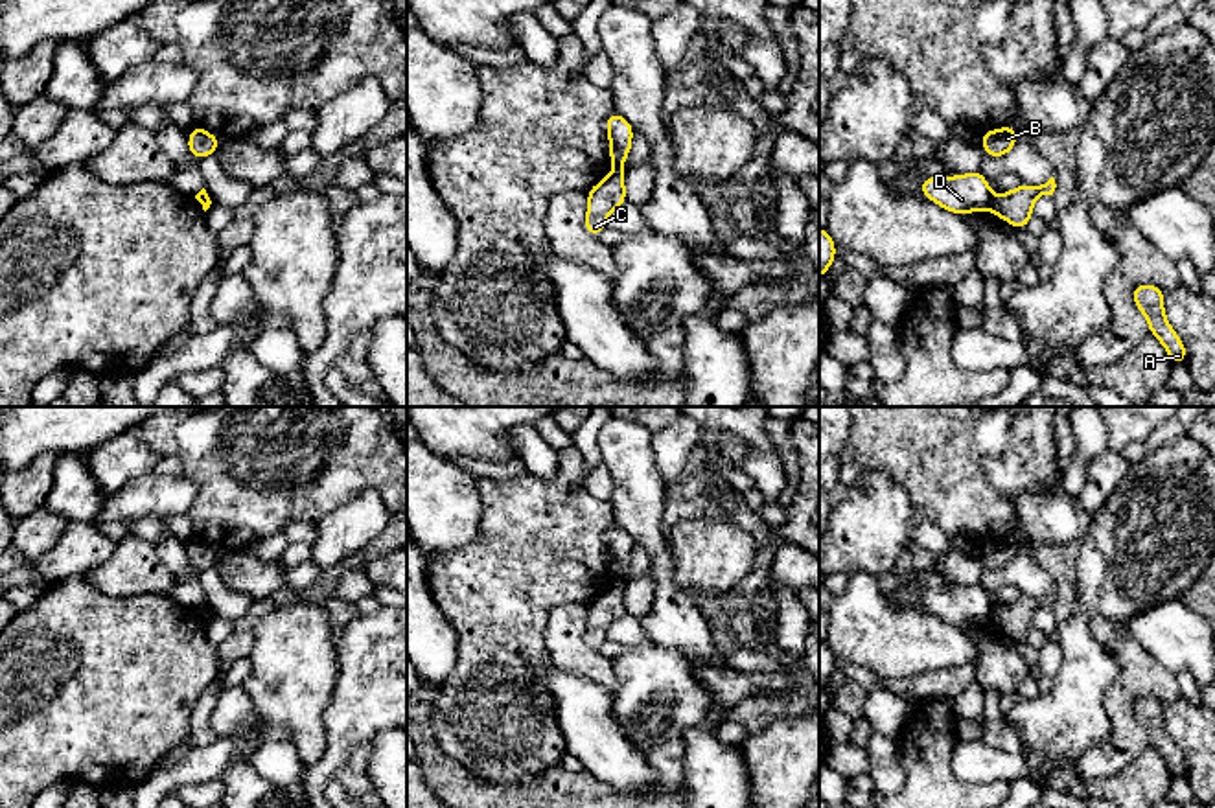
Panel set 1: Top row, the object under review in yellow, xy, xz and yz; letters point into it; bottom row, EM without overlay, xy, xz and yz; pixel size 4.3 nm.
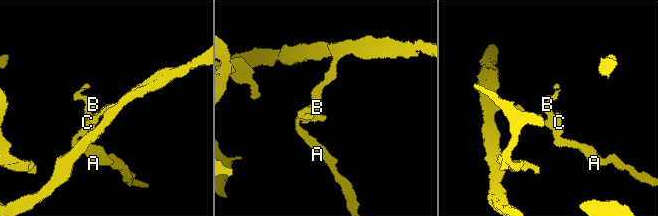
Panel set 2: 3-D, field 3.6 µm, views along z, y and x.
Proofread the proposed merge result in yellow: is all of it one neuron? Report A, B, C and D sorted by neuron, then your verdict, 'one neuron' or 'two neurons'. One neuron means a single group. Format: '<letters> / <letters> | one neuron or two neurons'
A B C / D | two neurons

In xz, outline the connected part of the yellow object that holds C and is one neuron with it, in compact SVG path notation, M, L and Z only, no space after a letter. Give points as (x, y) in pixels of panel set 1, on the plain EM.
M615 578L604 593L587 604L584 639L589 648L596 650L604 641L608 641L608 628L626 615L624 587L626 582Z

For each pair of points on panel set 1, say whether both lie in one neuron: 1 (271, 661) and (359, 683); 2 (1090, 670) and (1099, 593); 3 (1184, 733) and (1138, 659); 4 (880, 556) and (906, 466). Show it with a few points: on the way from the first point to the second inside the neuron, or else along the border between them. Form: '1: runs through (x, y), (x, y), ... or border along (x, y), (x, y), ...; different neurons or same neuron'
1: border along (337, 635), (337, 683), (323, 718); different neurons
2: runs through (1081, 652), (1083, 611); same neuron
3: border along (1179, 694), (1166, 702); different neurons
4: border along (864, 468), (886, 470), (906, 490), (915, 507); different neurons

